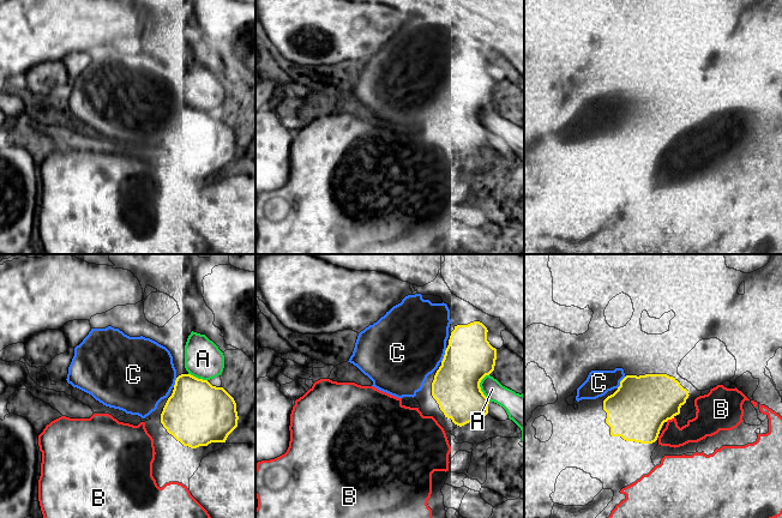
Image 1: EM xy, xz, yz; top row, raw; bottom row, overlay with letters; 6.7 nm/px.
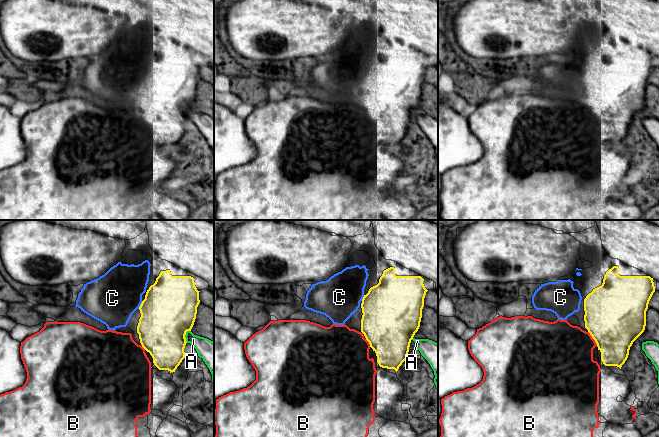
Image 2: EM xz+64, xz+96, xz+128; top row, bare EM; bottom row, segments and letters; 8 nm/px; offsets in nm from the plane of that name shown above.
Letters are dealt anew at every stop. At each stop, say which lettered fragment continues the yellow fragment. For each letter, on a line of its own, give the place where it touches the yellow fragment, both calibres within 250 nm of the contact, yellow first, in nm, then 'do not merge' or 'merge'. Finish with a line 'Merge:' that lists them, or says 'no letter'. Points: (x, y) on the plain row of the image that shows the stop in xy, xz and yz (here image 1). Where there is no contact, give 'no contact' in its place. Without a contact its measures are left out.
A: contact xz (480, 119); calibres 320 and 150 nm; do not merge
B: contact yz (669, 150); calibres 400 and 180 nm; do not merge
C: contact xz (444, 86); calibres 320 and 500 nm; merge
Merge: C

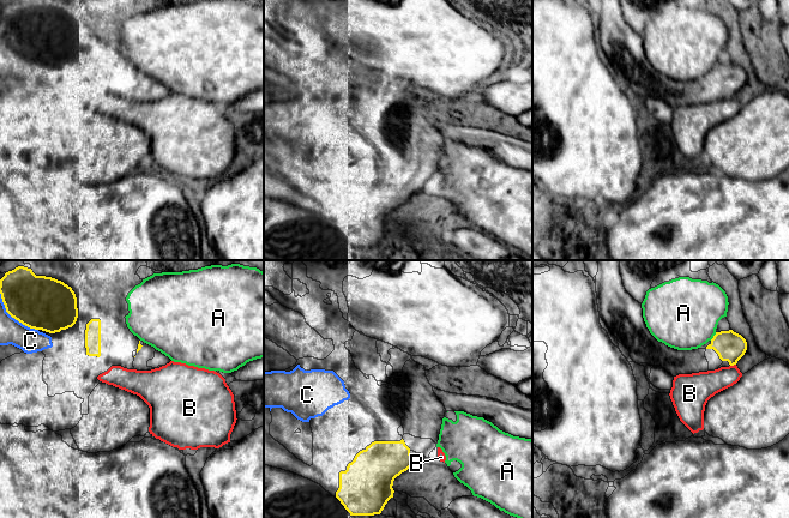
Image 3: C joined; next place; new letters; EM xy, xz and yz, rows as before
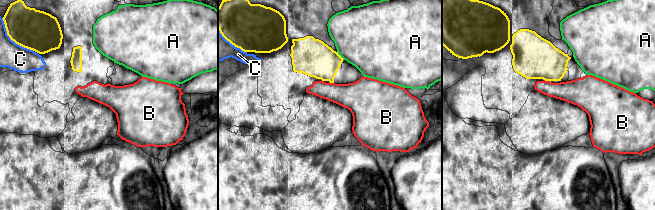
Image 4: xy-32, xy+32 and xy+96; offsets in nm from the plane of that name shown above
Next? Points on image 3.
A: contact yz (714, 67); calibres 200 and 480 nm; do not merge
B: contact yz (733, 96); calibres 200 and 190 nm; do not merge
C: contact xy (13, 48); calibres 360 and 160 nm; do not merge
Merge: no letter

